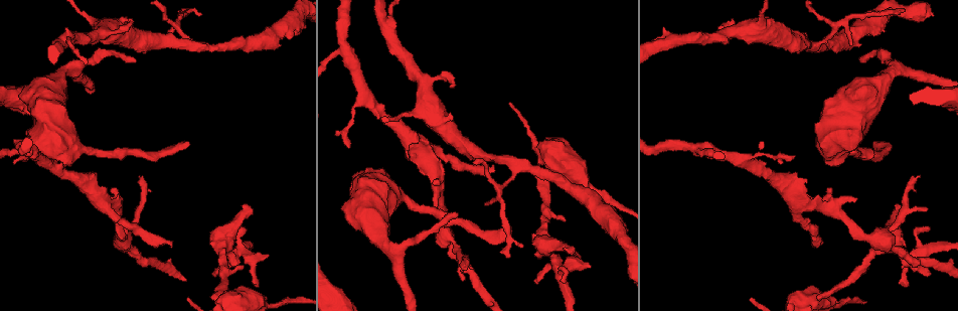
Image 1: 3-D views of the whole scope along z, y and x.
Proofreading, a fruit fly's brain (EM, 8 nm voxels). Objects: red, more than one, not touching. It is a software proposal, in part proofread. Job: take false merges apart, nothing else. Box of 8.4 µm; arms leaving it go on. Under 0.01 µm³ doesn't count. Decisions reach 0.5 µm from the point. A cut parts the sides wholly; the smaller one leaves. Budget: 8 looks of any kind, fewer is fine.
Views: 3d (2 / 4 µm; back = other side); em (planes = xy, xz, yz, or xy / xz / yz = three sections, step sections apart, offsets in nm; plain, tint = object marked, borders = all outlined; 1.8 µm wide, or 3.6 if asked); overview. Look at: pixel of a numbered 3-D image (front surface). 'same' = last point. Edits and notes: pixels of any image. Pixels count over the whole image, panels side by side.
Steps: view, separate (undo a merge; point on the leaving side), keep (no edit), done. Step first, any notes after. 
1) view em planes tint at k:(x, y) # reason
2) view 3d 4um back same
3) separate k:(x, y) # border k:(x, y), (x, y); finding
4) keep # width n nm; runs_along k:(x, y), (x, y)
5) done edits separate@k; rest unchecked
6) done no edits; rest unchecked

view em planes tint at 1:(345, 50) # branch point

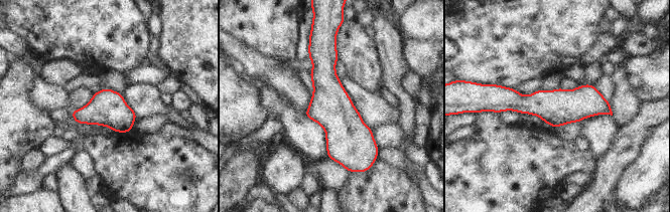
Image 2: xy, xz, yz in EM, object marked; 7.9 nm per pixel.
keep # runs_along 2:(326, 46), (347, 165); all the same cell

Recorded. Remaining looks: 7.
view 3d 4um at 1:(427, 99) # branch point

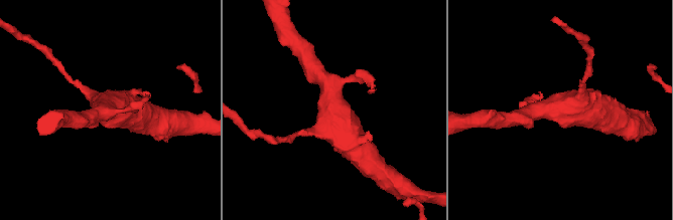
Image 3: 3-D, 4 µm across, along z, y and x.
view em planes tint at 3:(103, 106) # arms 3

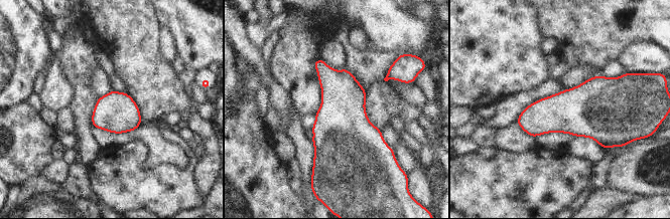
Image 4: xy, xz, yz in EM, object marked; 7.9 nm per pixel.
keep # continuous, no second cell

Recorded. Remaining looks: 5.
view 3d 4um at 1:(520, 163)

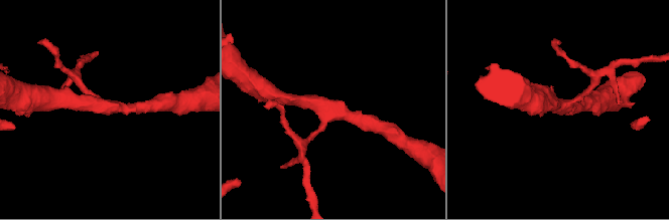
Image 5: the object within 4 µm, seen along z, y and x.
view em planes tint at 5:(334, 110) # now the EM

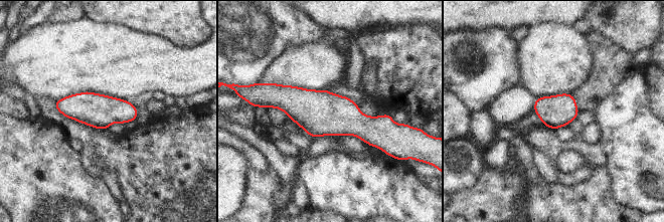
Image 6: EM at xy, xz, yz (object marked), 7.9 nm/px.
keep # runs_along 6:(271, 101), (389, 124); continuous, no second cell

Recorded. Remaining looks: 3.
done no edits; rest unchecked

